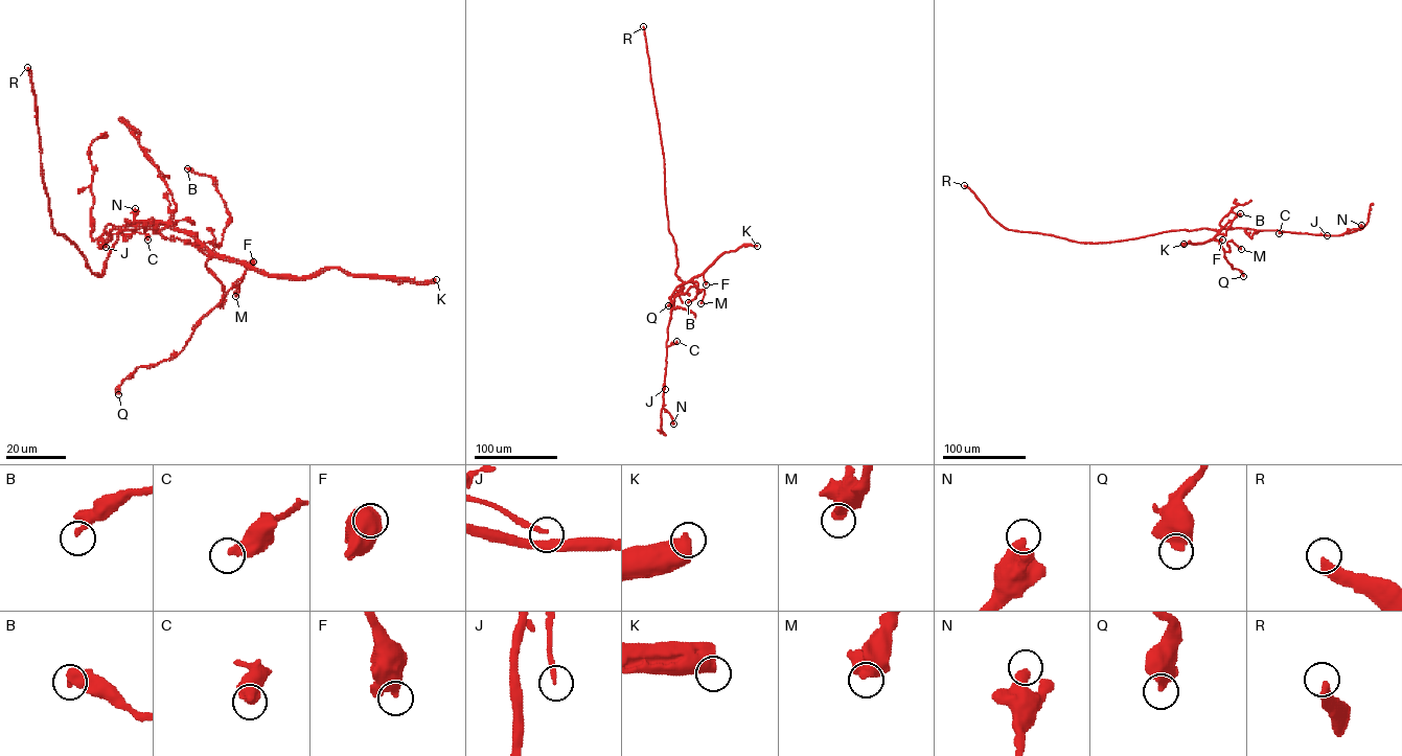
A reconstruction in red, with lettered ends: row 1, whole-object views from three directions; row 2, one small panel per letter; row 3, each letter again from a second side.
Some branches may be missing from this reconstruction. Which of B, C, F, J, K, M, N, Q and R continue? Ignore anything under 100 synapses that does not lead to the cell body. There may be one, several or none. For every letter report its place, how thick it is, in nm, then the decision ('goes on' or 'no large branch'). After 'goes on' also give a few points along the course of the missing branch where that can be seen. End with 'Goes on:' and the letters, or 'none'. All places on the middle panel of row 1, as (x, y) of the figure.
B: place (688, 302); calibre 360 nm; no large branch
C: place (676, 341); calibre 480 nm; no large branch
F: place (706, 284); calibre 550 nm; no large branch
J: place (665, 389); calibre 190 nm; no large branch
K: place (757, 246); calibre 700 nm; no large branch
M: place (700, 303); calibre 440 nm; no large branch
N: place (673, 424); calibre 500 nm; no large branch
Q: place (668, 305); calibre 550 nm; no large branch
R: place (643, 26); calibre 360 nm; goes on
Goes on: R

